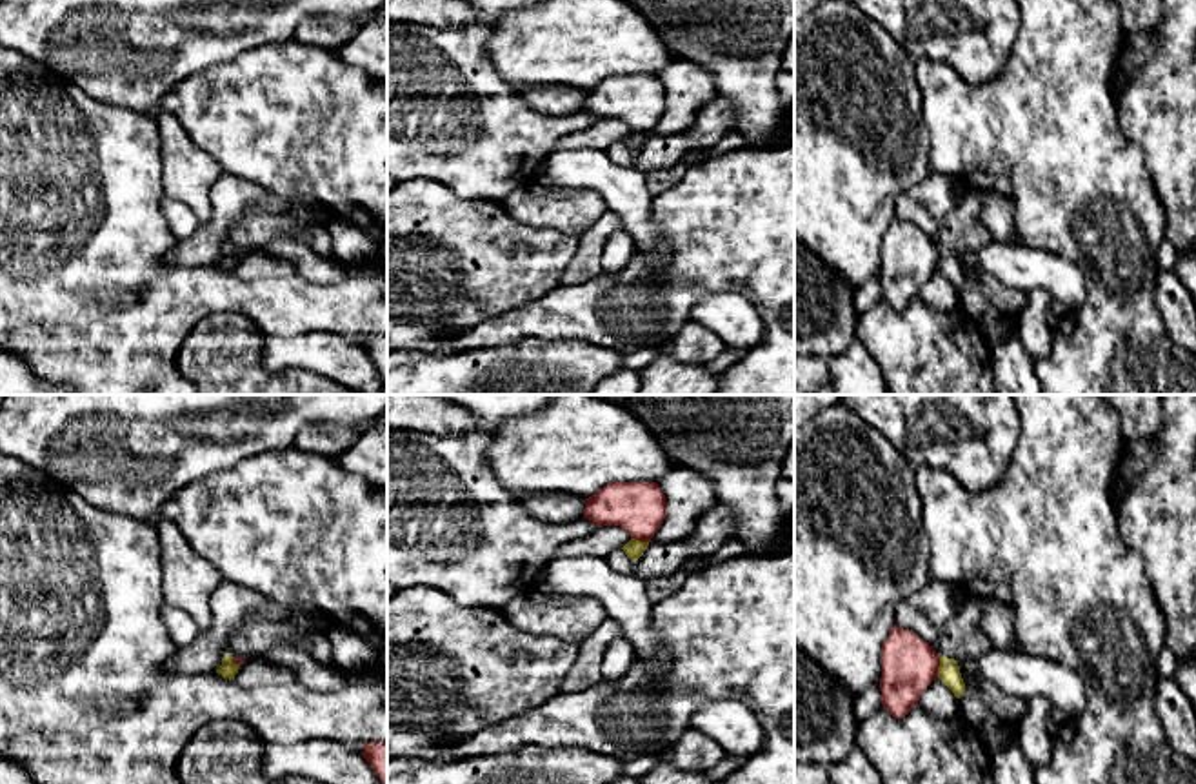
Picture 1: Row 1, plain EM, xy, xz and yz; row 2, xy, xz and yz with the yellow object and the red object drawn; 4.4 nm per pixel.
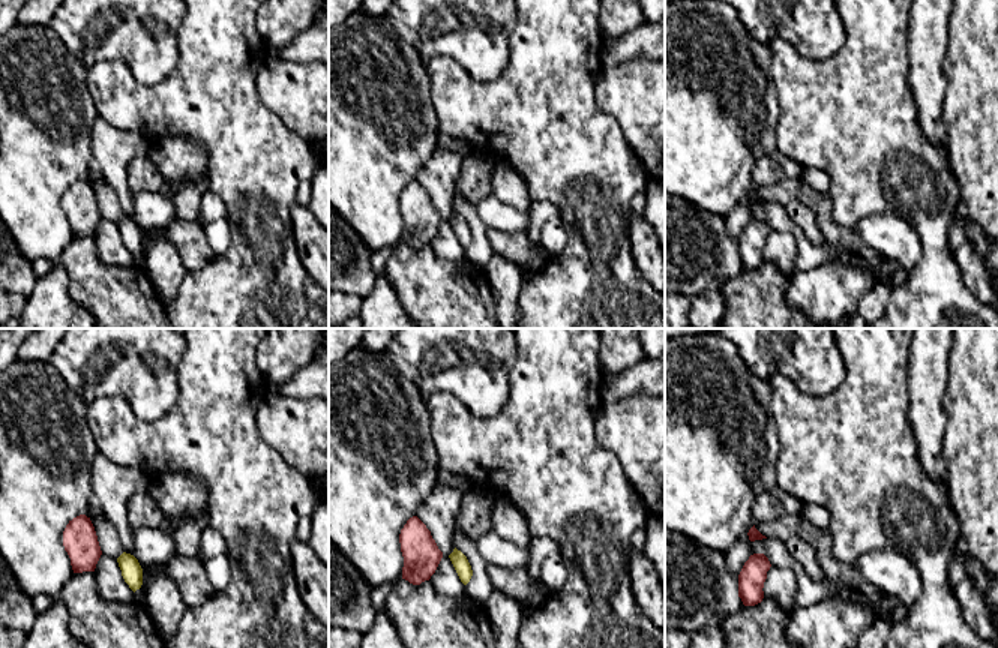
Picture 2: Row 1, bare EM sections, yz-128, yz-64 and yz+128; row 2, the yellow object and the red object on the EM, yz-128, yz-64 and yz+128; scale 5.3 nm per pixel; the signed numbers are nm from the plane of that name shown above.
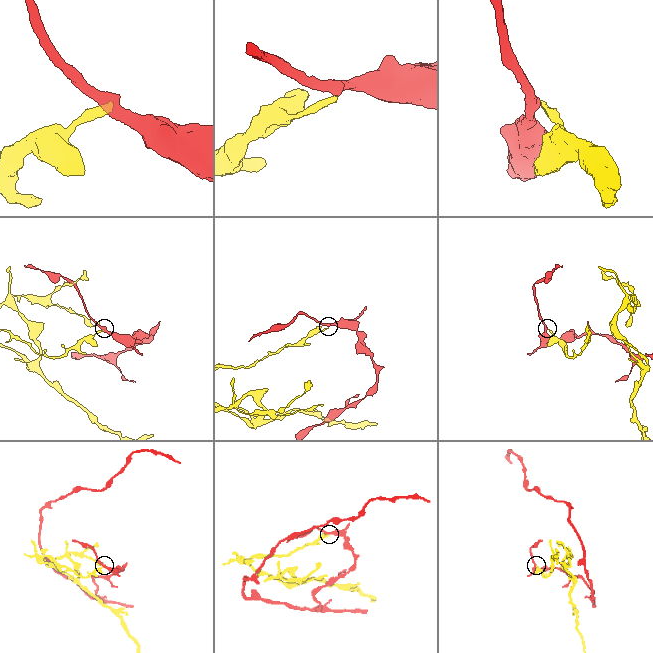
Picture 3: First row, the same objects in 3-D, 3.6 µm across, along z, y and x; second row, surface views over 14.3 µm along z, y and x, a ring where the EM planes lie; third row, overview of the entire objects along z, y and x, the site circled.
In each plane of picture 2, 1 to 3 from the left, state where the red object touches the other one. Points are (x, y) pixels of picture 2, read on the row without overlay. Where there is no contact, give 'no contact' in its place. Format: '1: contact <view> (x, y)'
1: no contact
2: no contact
3: no contact

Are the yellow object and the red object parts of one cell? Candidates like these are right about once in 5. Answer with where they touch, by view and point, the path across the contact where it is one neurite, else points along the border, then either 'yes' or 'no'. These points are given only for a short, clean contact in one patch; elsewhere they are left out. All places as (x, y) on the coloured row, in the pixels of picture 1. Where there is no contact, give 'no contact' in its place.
contact yz (938, 668); border yz (940, 657), (936, 677); no

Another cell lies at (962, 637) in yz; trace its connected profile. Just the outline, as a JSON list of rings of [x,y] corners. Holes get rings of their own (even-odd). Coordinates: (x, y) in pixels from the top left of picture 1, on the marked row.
[[[962,595],[956,613],[947,620],[936,642],[936,653],[952,660],[974,658],[992,649],[982,628],[983,598]]]

